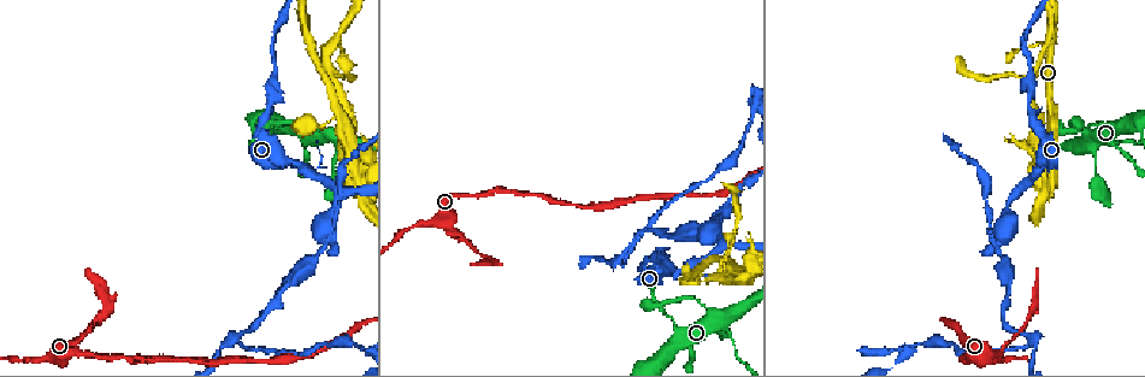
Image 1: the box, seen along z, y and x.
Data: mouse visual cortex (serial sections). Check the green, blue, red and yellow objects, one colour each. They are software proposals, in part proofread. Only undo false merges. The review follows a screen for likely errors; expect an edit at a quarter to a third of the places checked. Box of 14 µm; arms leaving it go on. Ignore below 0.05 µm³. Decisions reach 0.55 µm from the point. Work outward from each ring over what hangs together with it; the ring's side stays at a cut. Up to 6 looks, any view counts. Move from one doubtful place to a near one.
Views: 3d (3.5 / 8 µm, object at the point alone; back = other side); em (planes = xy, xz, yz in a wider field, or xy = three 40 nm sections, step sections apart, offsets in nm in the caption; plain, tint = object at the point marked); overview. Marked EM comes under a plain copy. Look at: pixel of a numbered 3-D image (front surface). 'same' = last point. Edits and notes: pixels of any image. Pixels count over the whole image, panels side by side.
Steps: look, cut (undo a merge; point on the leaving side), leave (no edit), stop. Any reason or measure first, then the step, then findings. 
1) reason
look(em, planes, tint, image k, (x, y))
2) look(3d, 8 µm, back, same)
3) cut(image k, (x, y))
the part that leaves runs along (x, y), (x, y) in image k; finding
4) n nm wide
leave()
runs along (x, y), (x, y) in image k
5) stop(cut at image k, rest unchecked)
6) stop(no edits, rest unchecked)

sharp bend
look(em, xy, step 2, tint, image 1, (716, 280))

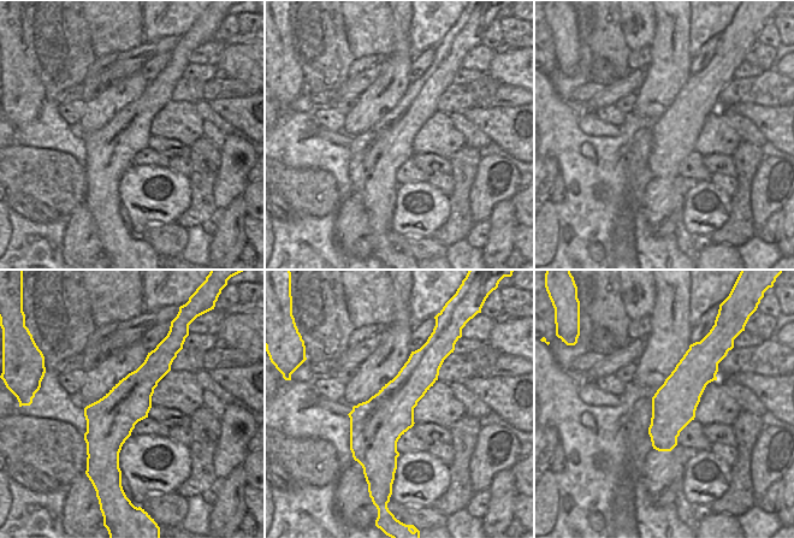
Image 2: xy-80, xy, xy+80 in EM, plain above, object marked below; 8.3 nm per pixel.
look(3d, 3.5 µm, back, same)

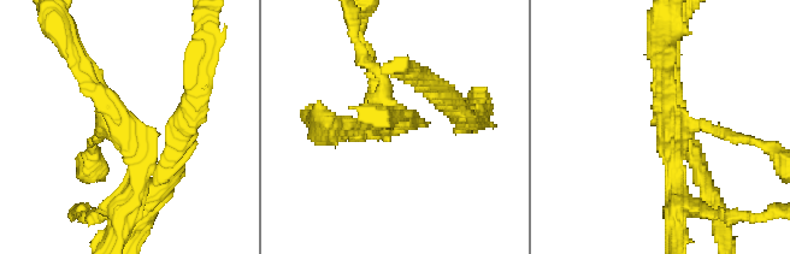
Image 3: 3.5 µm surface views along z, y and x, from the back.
leave()
runs along (160, 350), (112, 418), (113, 465) in image 2; all the same cell

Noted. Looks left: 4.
sharp bend
look(3d, 3.5 µm, image 1, (714, 222))

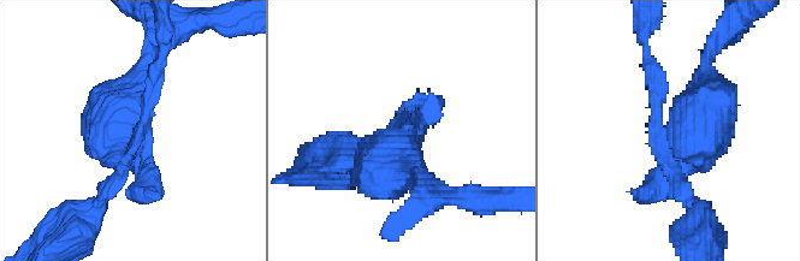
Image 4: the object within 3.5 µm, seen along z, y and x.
cut(image 4, (662, 84))
the part that leaves runs along (668, 147), (664, 158), (705, 239) in image 4; two cells meet here

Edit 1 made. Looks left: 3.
small branch off a trunk
look(3d, 3.5 µm, image 1, (448, 231))

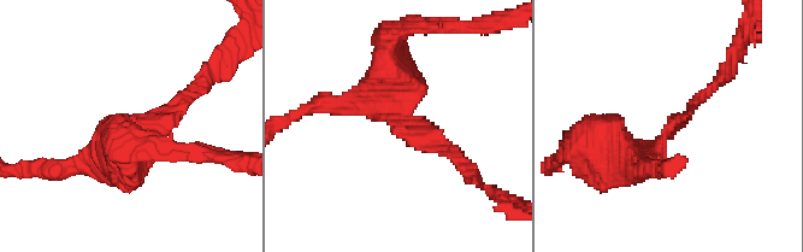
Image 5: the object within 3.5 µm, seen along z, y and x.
shape alone is not enough
look(em, xy, step 5, tint, image 5, (408, 118))

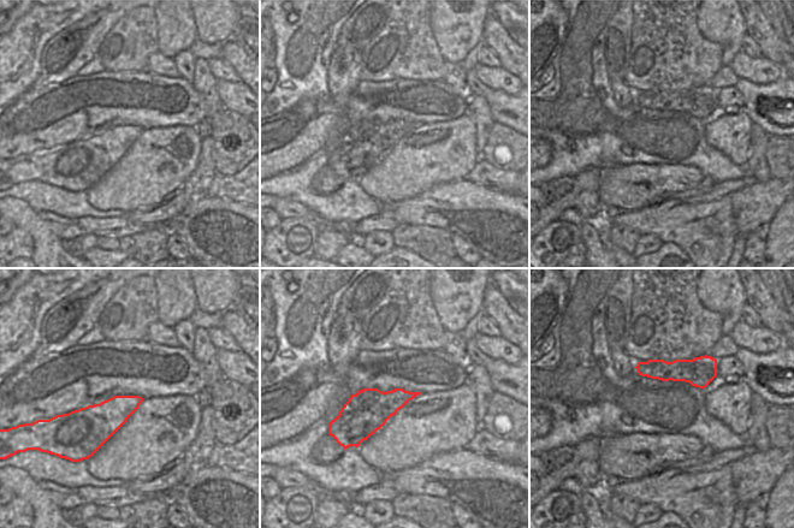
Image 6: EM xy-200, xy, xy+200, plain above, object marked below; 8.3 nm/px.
cut(image 5, (183, 105))
the part that leaves runs along (158, 130), (218, 71), (222, 56) in image 5; a second cell is stuck on

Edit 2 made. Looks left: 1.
stop(cut at image 4, cut at image 5, rest unchecked)

